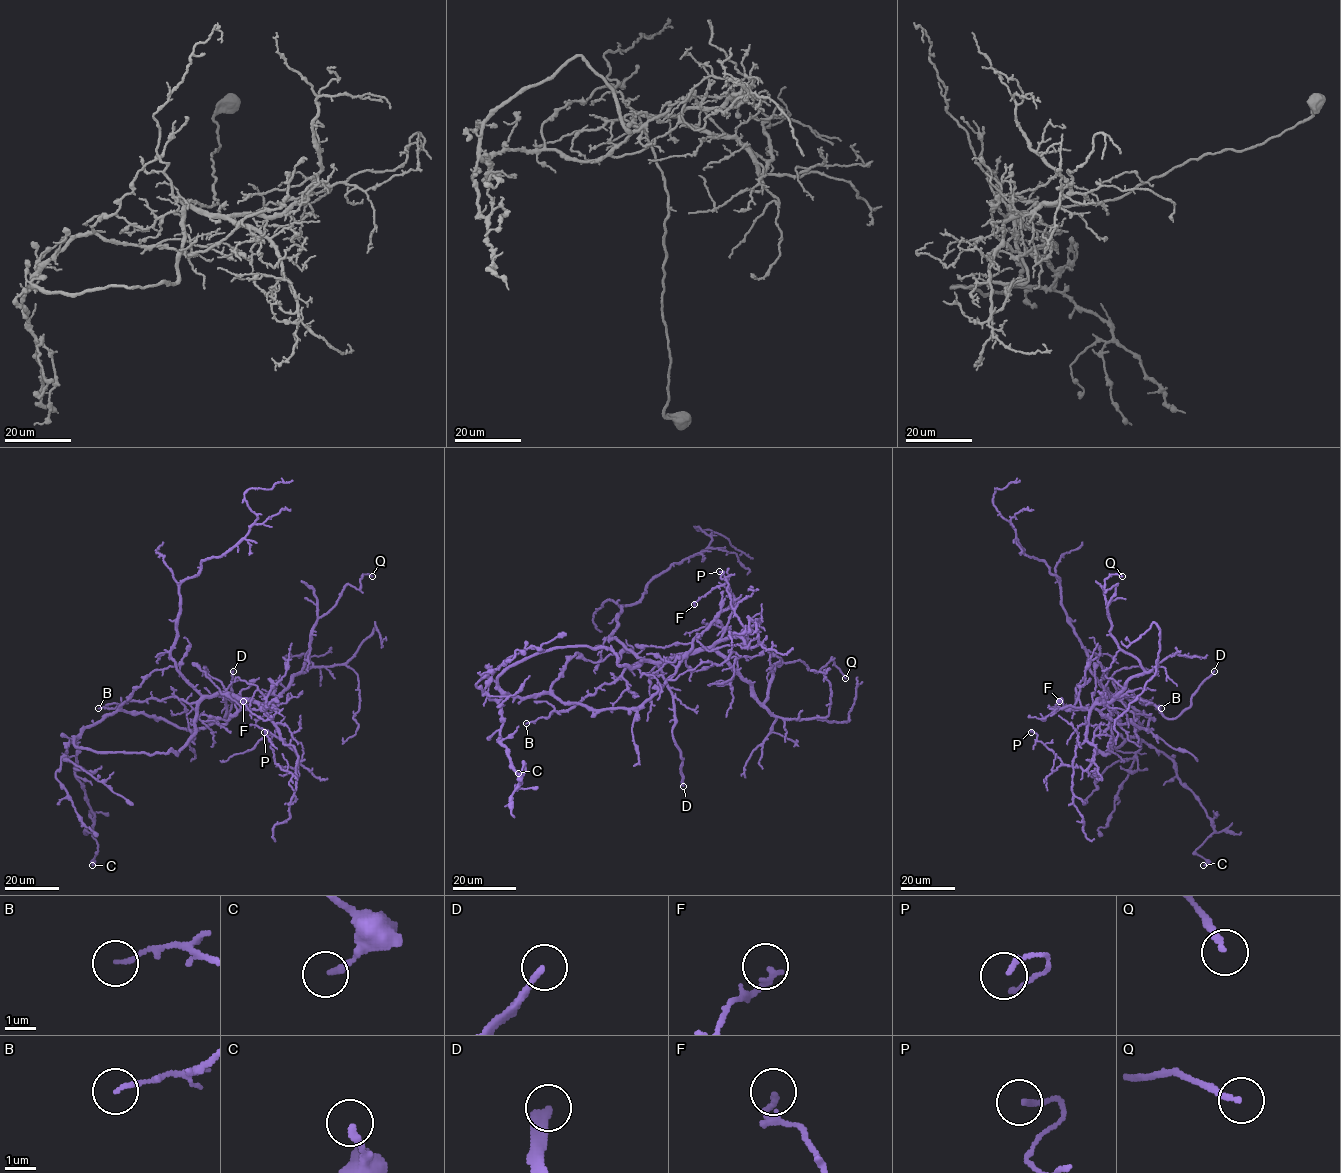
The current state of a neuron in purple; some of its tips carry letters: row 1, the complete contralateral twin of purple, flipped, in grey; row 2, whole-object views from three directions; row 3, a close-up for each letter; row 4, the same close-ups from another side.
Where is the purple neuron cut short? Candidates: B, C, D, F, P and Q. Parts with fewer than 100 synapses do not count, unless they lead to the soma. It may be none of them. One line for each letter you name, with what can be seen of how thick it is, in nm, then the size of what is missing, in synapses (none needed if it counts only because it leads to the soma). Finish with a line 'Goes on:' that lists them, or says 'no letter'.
D: calibre 280 nm
Goes on: D

